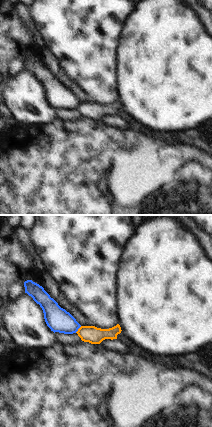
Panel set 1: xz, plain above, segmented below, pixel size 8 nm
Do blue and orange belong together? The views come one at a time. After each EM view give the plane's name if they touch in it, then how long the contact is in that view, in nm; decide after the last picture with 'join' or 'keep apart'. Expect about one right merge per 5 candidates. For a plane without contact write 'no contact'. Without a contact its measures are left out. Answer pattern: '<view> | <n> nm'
xz | 80 nm

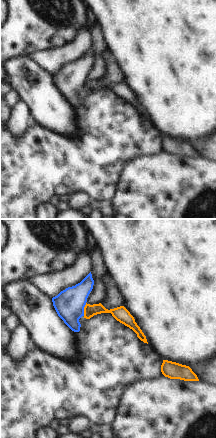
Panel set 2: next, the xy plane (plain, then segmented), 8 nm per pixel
xy | 110 nm

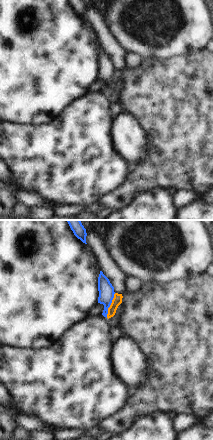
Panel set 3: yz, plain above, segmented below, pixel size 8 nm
yz | 220 nm

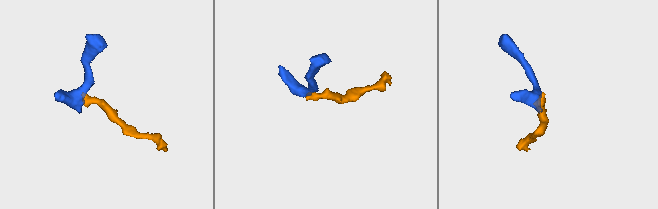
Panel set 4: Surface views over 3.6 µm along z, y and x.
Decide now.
keep apart

